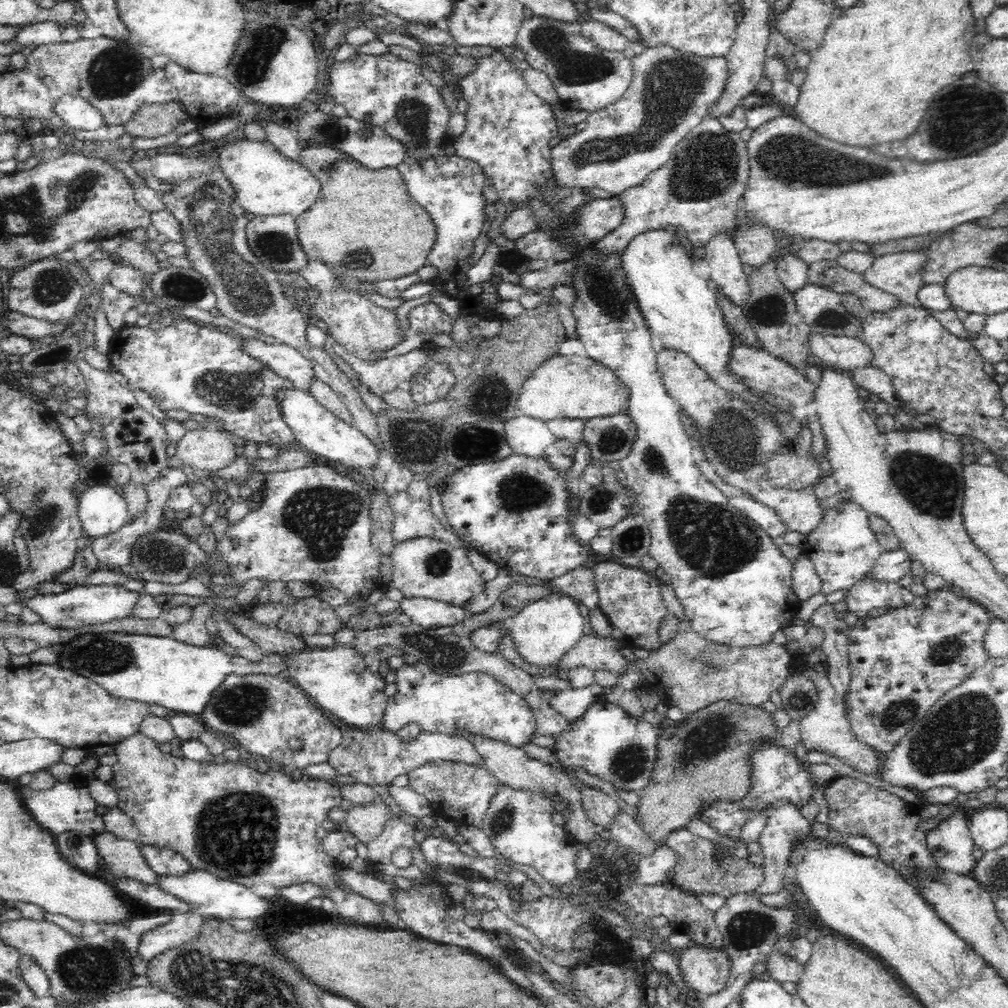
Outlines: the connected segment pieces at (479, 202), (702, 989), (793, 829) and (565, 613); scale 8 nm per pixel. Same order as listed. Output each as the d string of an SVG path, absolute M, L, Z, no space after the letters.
M446 154L420 161L413 160L400 164L397 168L403 174L408 194L429 212L436 225L436 242L427 258L427 264L436 268L436 276L432 281L436 288L441 294L454 298L460 298L462 290L466 296L470 296L470 300L485 304L488 309L495 312L496 308L491 306L496 306L501 301L495 289L500 276L494 274L492 279L472 285L468 285L466 279L466 272L474 253L474 240L480 236L486 220L484 208L487 202L483 196L486 180L484 171L471 160Z
M690 942L682 954L676 954L682 980L701 995L726 988L730 976L730 957L723 948Z
M786 802L779 804L773 811L768 813L767 823L761 835L758 838L758 844L762 848L762 856L764 856L764 882L762 886L756 890L756 894L774 894L782 890L785 886L783 883L784 870L789 866L789 850L791 846L804 835L810 833L811 821L803 815L801 808L794 802Z
M555 590L548 596L524 606L516 616L508 619L508 626L520 654L531 664L545 668L556 666L563 654L588 631L586 618L580 614L579 603L572 596Z

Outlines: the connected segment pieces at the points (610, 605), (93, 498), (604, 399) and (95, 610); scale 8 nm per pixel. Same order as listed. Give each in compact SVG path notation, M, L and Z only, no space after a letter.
M604 558L594 570L594 580L599 597L599 608L610 619L613 633L622 646L644 648L648 651L660 645L660 623L668 612L662 599L660 582L653 574L642 568L620 565L617 561Z
M111 480L96 482L77 496L77 515L86 537L106 536L129 523L128 503Z
M551 356L529 376L521 386L517 402L517 413L521 416L532 417L538 420L549 421L555 418L578 418L587 421L594 417L612 416L624 412L630 400L630 387L598 360L586 356Z
M82 585L61 594L38 594L26 602L26 608L38 614L40 622L52 627L76 628L85 624L96 624L112 619L130 617L131 608L138 602L140 593L130 592L124 586Z

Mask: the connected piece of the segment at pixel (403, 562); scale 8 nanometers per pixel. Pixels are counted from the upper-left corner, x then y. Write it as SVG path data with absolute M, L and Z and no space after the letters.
M423 537L398 544L391 558L394 565L391 581L404 598L438 600L462 607L465 602L483 593L488 583L466 550L437 539Z

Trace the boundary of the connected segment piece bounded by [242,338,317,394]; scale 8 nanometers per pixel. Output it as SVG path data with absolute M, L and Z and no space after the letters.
M242 339L246 353L264 361L264 364L282 377L288 377L295 388L310 394L310 386L316 380L314 365L299 350L292 346L274 342L267 344L258 339Z

